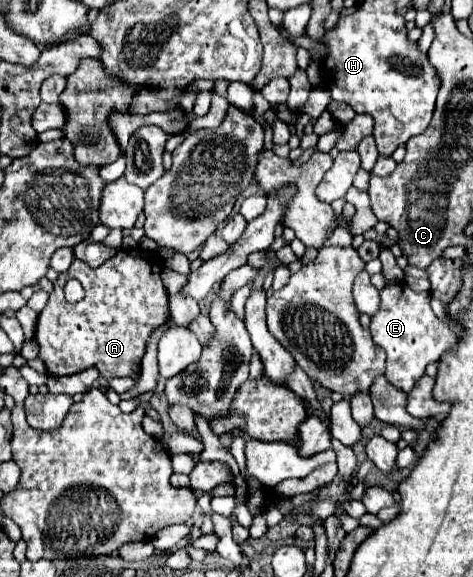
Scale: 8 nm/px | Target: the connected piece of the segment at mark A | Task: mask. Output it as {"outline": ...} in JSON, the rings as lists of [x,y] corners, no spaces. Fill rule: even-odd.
{"outline":[[[118,249],[114,257],[110,257],[96,269],[88,267],[82,259],[74,259],[70,269],[66,273],[60,273],[48,297],[46,307],[38,315],[38,327],[34,339],[40,347],[38,357],[44,361],[48,373],[54,377],[62,377],[62,375],[74,375],[88,367],[94,367],[106,379],[136,377],[140,373],[140,361],[146,349],[148,335],[156,325],[164,321],[168,313],[168,293],[164,289],[160,273],[162,273],[160,257],[144,249]],[[70,277],[78,279],[86,291],[84,299],[78,303],[70,303],[64,297],[64,285]]]}

